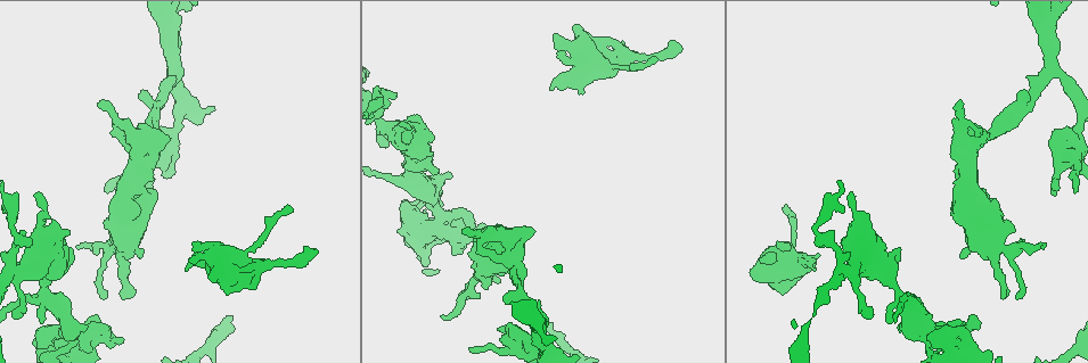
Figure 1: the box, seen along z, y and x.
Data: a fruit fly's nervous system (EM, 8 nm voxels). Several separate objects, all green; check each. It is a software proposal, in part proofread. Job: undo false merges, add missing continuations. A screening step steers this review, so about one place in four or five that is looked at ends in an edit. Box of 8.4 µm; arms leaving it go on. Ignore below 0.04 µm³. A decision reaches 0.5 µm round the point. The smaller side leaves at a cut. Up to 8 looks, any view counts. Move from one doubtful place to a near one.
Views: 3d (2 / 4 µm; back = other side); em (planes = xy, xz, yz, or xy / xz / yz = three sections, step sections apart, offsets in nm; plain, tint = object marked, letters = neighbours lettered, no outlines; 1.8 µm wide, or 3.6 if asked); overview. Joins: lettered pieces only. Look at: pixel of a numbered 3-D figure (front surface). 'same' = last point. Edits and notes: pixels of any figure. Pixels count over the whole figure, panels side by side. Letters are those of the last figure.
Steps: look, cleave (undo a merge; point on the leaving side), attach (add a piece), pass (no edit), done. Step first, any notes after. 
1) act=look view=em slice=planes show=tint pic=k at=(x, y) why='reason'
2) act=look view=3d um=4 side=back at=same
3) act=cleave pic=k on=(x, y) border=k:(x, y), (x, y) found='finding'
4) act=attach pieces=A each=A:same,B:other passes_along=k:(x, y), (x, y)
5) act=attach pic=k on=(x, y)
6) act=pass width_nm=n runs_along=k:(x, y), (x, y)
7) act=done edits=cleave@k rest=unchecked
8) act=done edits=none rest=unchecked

act=look view=em um=3.6 slice=xz step=16 show=tint pic=1 at=(818, 255) why='free end'

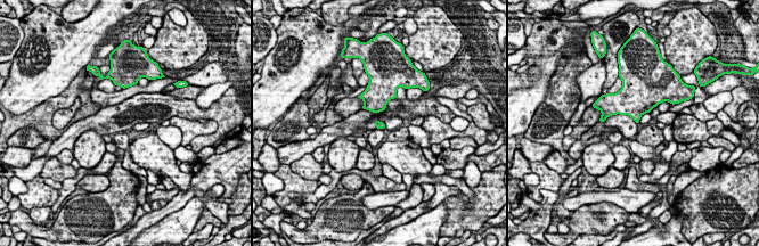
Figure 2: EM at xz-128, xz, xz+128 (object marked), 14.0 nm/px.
act=look view=em um=3.6 slice=planes show=letters at=same

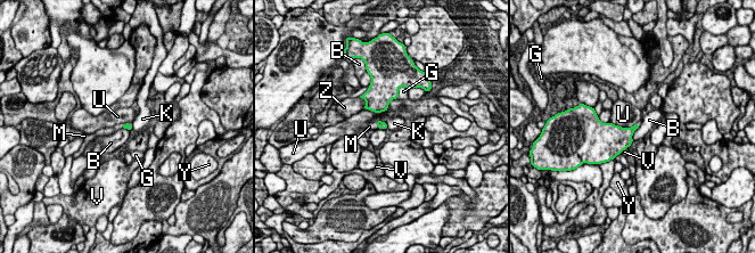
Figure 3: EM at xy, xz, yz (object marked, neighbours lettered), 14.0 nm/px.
act=attach pieces=M each=B:other,G:other,K:other,M:same,U:other,V:other,Y:other,Z:other found='the neuron continues'

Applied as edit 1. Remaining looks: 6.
act=look view=em um=3.6 slice=planes show=plain pic=1 at=(17, 273) why='small branch off a trunk'

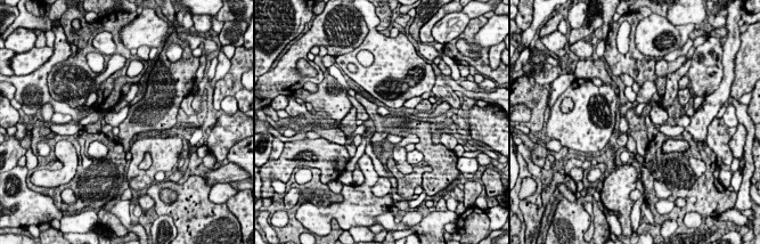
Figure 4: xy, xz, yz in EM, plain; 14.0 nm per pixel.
act=look view=em um=3.6 slice=planes show=letters at=same why='see the neighbours'

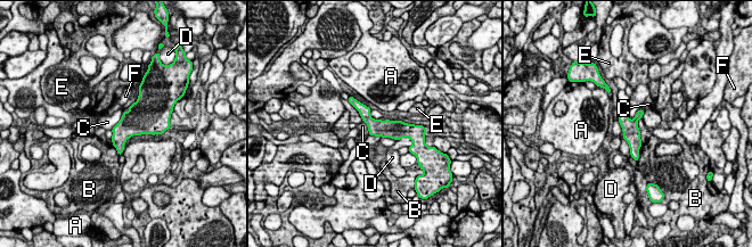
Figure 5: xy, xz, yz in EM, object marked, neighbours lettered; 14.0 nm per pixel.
act=pass width_nm=240 longest_contact=C:260nm each=A:other,B:other,C:other,D:other,E:other,F:other found='continuous, no second neuron'

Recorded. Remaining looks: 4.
act=look view=3d um=2 pic=1 at=(436, 173) why='stops while still wide'

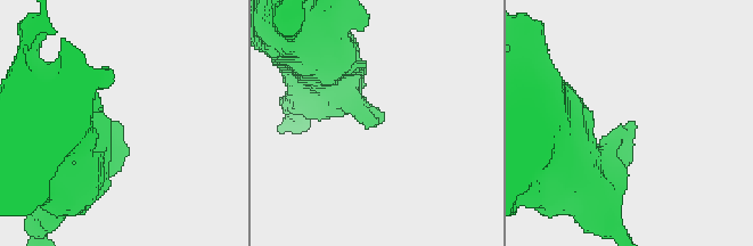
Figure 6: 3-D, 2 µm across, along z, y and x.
act=look view=em slice=planes show=plain pic=6 at=(633, 132)

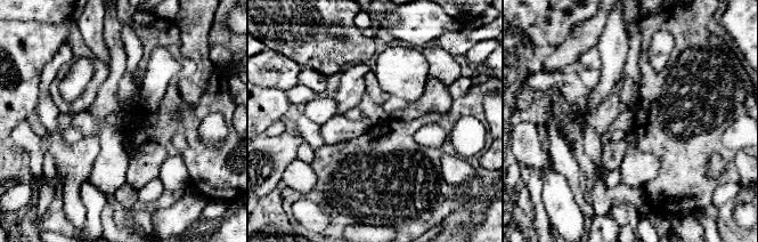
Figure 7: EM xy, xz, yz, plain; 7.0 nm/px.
act=look view=em slice=planes show=letters at=same why='what lies round it'

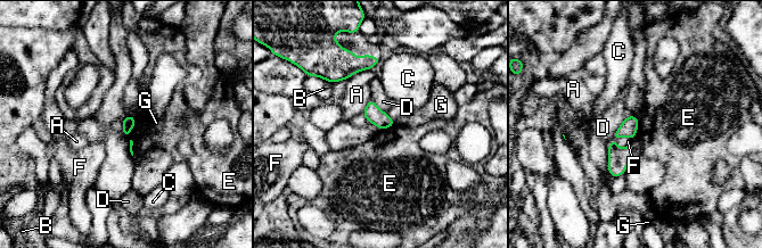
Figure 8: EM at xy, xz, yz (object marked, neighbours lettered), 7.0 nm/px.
act=pass each=A:other,B:other,C:other,D:other,E:other,F:other,G:other found='none of them fits'

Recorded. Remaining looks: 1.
act=done edits=attach@3 rest=unchecked

